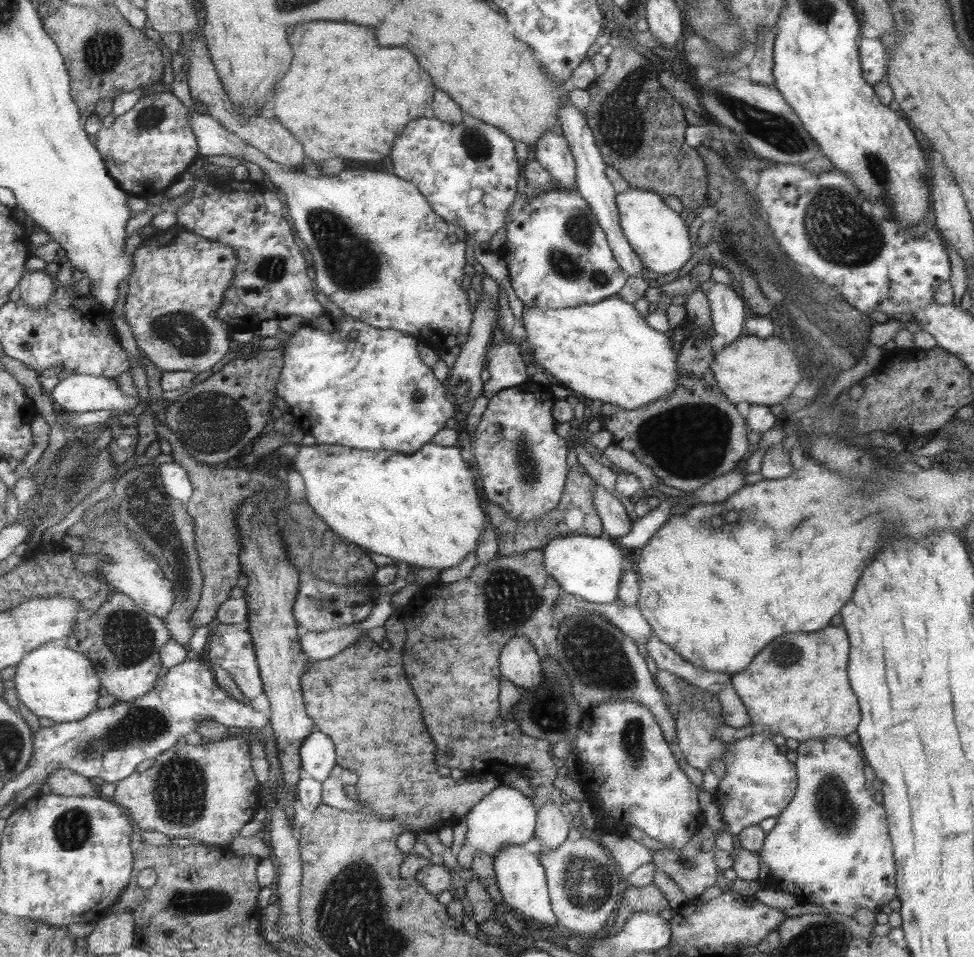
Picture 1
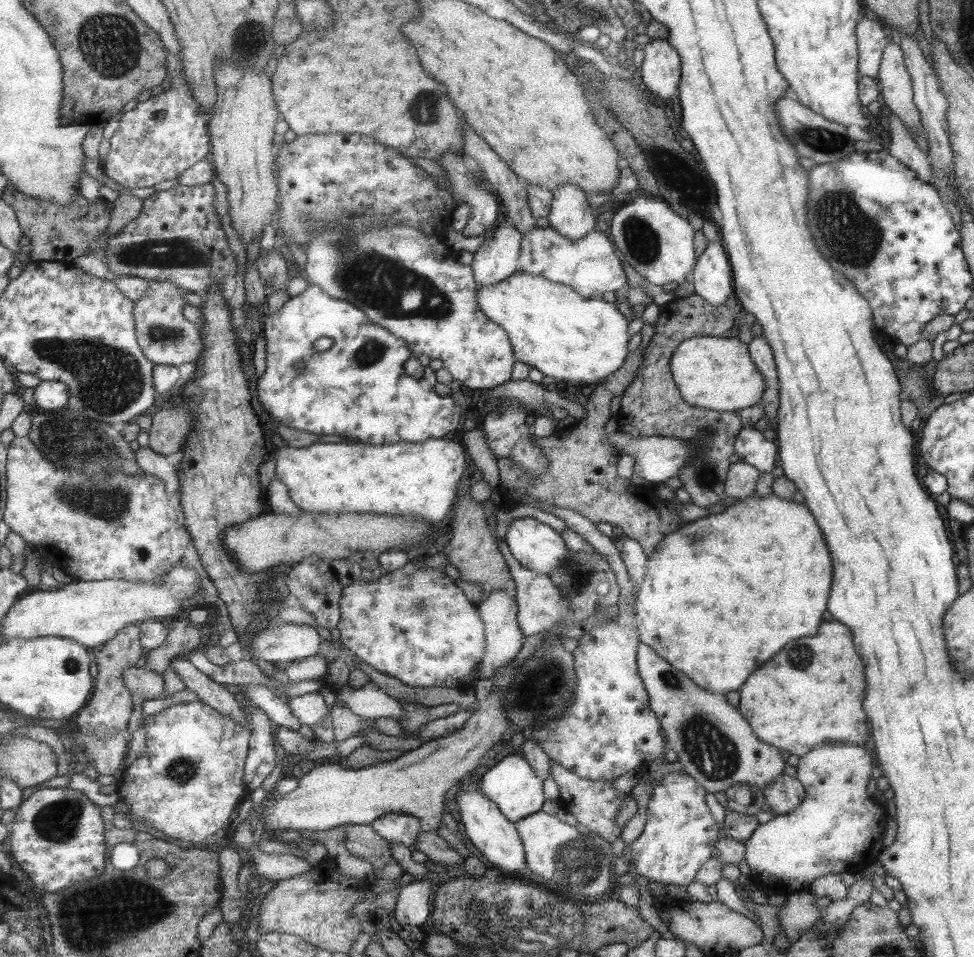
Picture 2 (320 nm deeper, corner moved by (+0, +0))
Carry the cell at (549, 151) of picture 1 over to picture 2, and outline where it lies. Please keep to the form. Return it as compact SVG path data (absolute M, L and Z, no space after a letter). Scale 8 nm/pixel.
M563 185L552 192L552 202L546 219L551 229L573 242L585 236L589 230L593 230L596 218L593 217L591 211L583 191L579 191L579 188L572 185Z

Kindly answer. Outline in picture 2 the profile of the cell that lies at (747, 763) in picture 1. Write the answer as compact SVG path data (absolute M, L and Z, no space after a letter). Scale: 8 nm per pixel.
M783 774L776 776L776 780L772 780L766 788L762 789L762 793L767 806L777 816L797 809L806 796L805 787L797 778Z

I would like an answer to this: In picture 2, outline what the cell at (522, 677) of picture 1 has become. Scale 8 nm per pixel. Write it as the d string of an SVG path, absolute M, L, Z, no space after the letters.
M504 590L493 591L482 601L480 613L486 626L487 650L479 667L479 678L488 679L513 660L521 648L522 634L516 621L516 602Z

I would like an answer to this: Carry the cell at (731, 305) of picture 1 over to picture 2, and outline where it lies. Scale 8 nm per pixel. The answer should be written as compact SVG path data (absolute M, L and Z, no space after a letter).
M721 236L709 240L705 250L695 262L695 270L691 273L694 293L704 298L710 305L717 306L724 303L734 289L731 282L729 256L721 246Z

